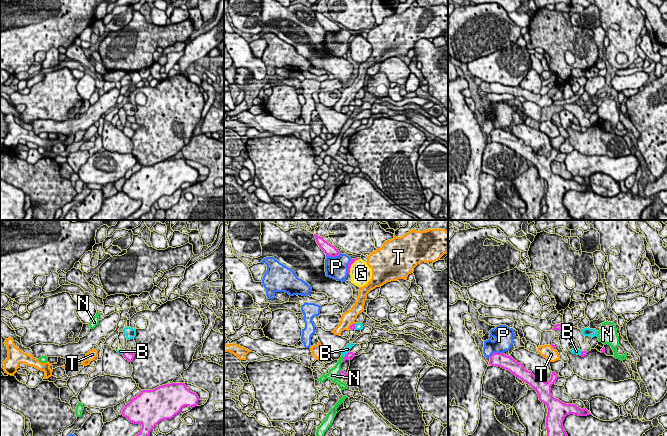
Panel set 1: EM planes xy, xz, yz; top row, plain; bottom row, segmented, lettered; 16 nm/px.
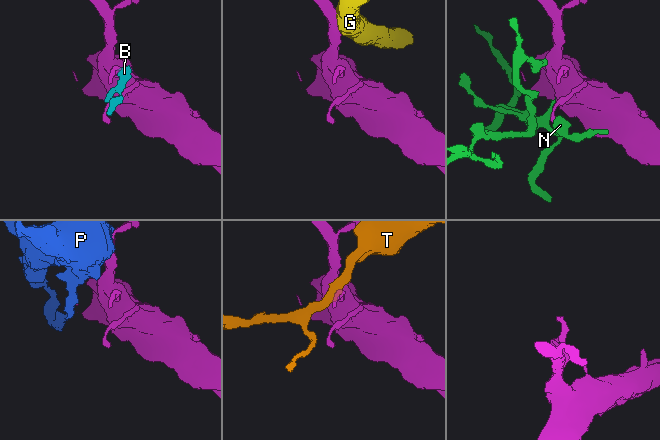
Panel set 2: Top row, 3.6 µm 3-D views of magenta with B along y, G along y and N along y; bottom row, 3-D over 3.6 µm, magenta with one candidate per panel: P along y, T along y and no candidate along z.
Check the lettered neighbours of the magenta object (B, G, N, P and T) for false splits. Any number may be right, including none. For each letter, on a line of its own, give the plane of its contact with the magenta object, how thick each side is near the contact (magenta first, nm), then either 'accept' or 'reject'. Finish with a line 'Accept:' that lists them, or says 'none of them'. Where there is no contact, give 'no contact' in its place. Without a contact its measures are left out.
B: contact in xz; calibres 130 and 100 nm; reject
G: contact in xz; calibres 70 and 340 nm; reject
N: contact in xz; calibres 130 and 130 nm; reject
P: contact in xz; calibres 180 and 360 nm; reject
T: contact in xz; calibres 90 and 220 nm; reject
Accept: none of them

